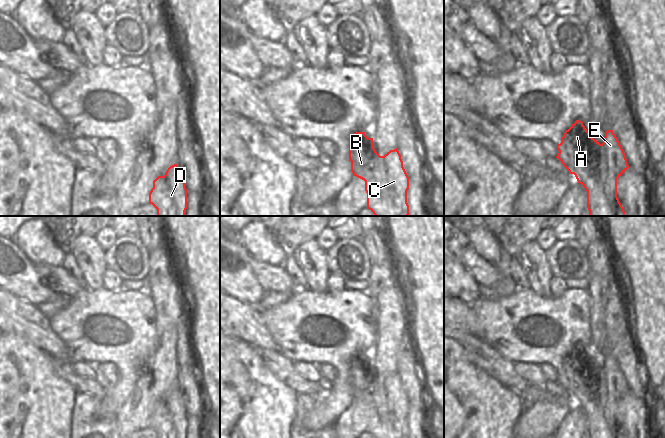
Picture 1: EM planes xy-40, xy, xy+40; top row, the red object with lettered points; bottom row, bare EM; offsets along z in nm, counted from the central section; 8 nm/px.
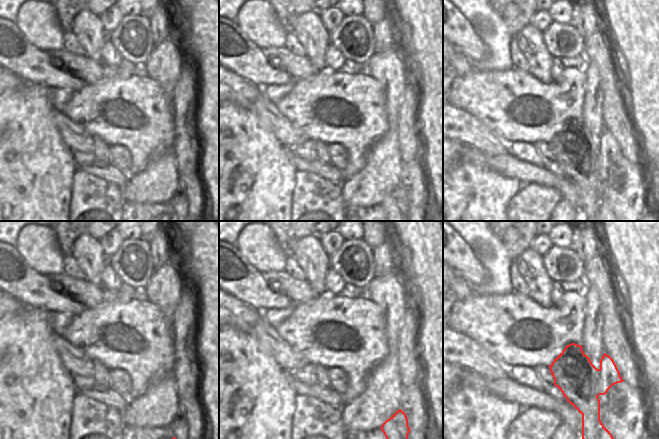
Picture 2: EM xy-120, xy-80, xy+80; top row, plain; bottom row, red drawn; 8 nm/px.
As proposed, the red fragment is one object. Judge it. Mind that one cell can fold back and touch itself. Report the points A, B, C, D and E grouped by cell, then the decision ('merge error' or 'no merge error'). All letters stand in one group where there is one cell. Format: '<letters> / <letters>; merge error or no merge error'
A B / C D E; merge error

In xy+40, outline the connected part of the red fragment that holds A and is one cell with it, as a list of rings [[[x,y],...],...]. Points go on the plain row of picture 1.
[[[576,344],[565,355],[557,373],[556,382],[587,415],[589,438],[616,438],[607,427],[603,409],[594,395],[599,387],[601,368],[591,361],[582,345]]]

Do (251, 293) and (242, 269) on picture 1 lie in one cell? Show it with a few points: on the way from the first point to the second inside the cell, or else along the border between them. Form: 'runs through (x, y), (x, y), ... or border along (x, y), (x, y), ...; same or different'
runs through (245, 287), (242, 284), (242, 275); same

